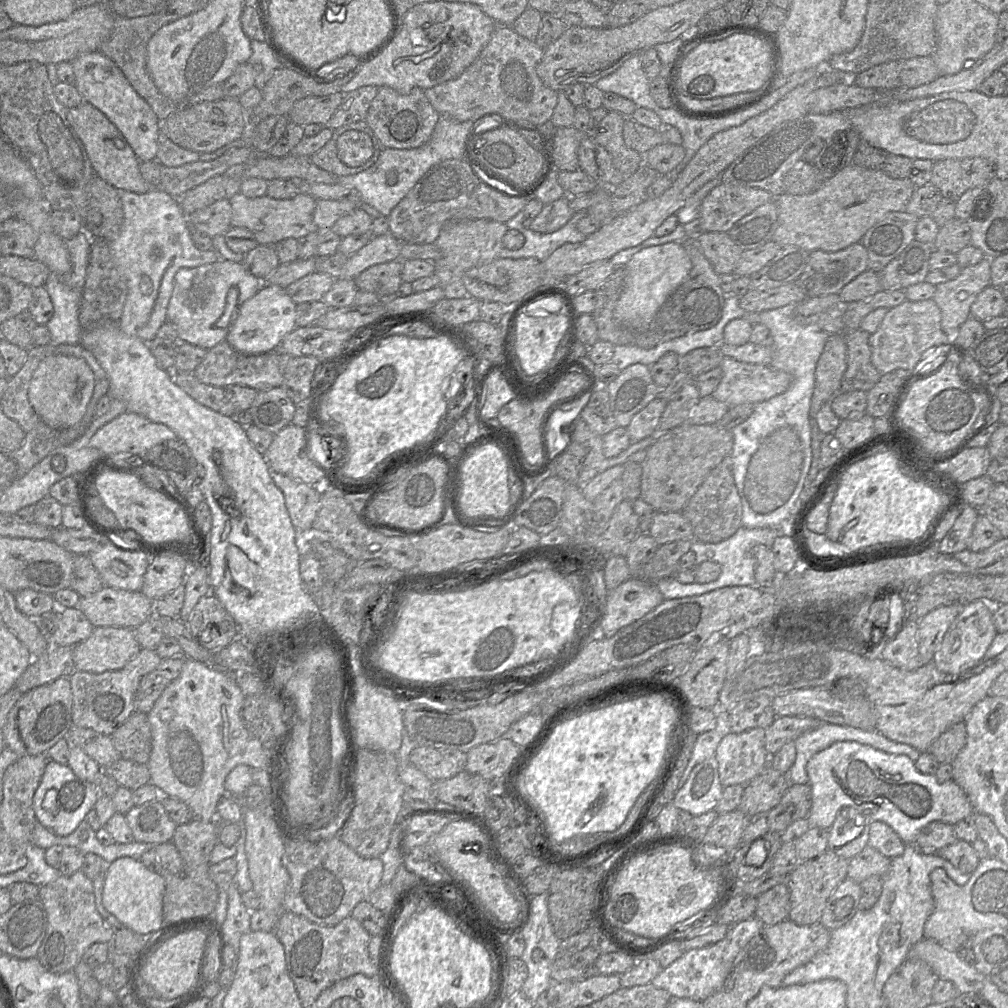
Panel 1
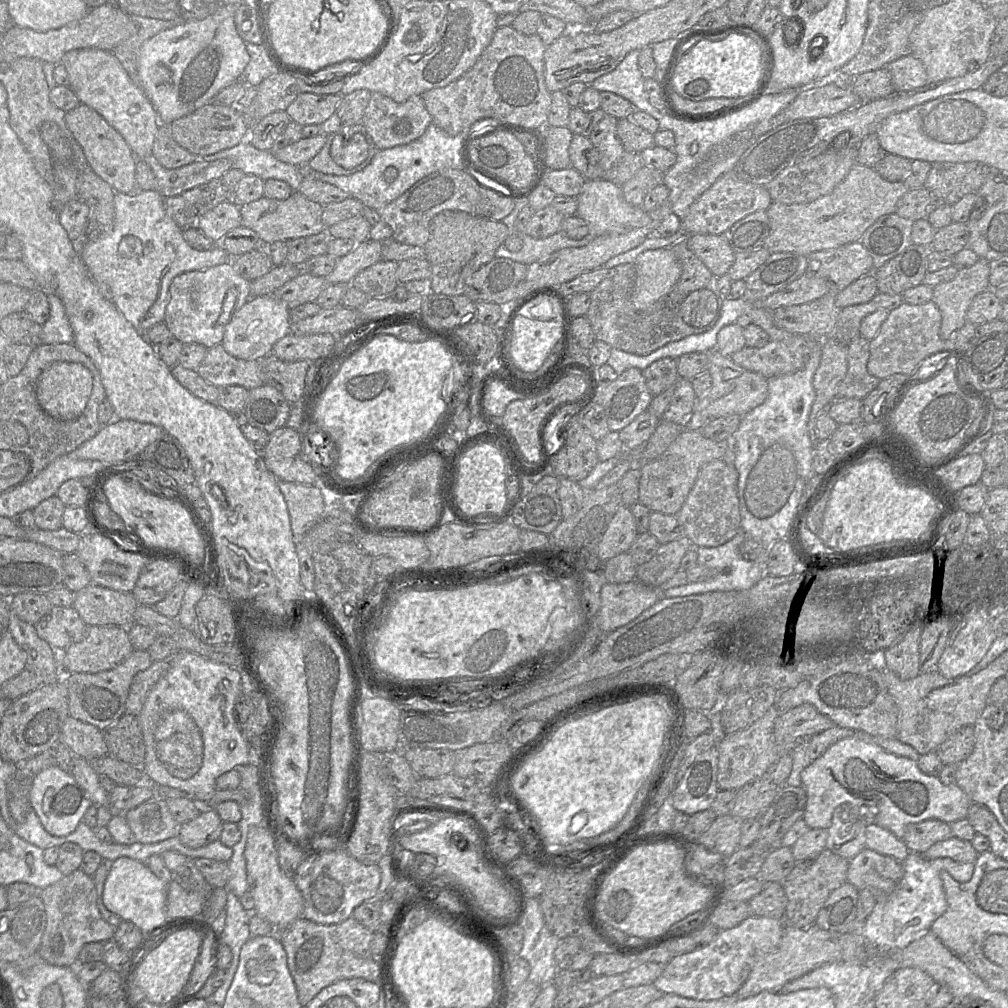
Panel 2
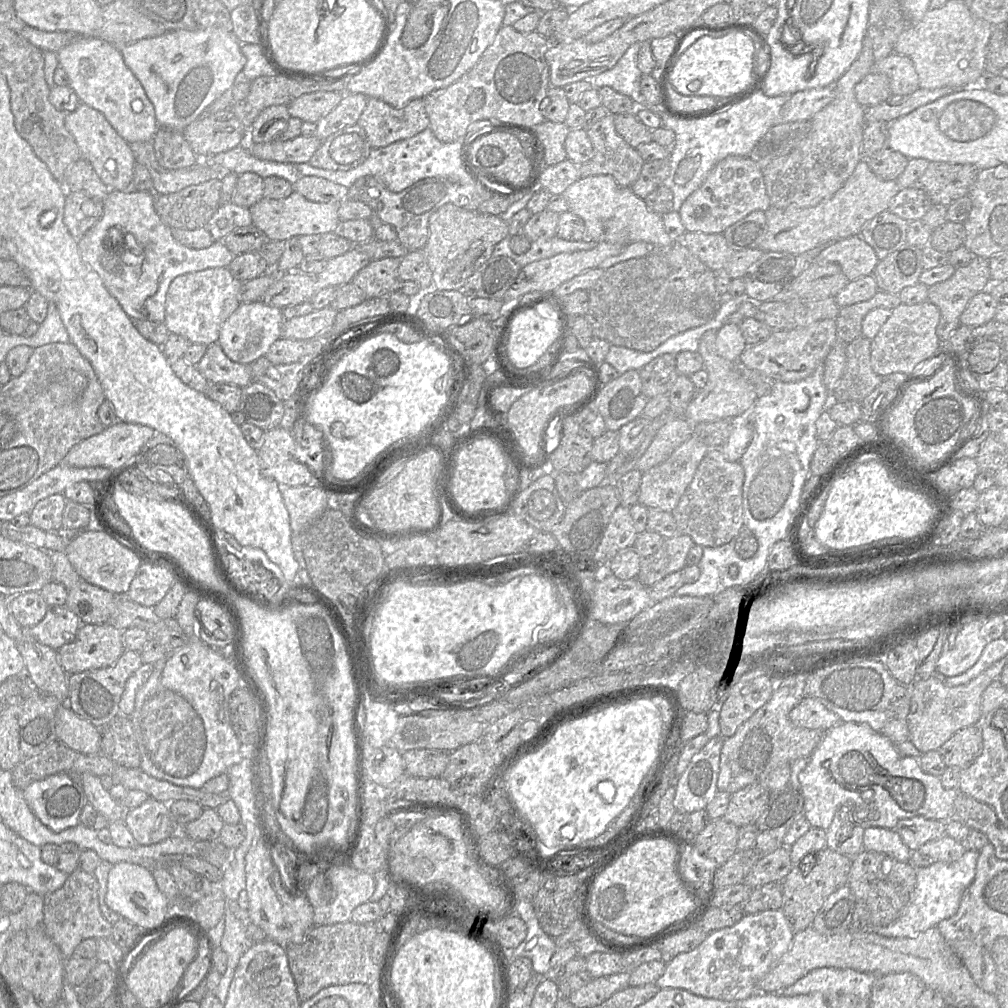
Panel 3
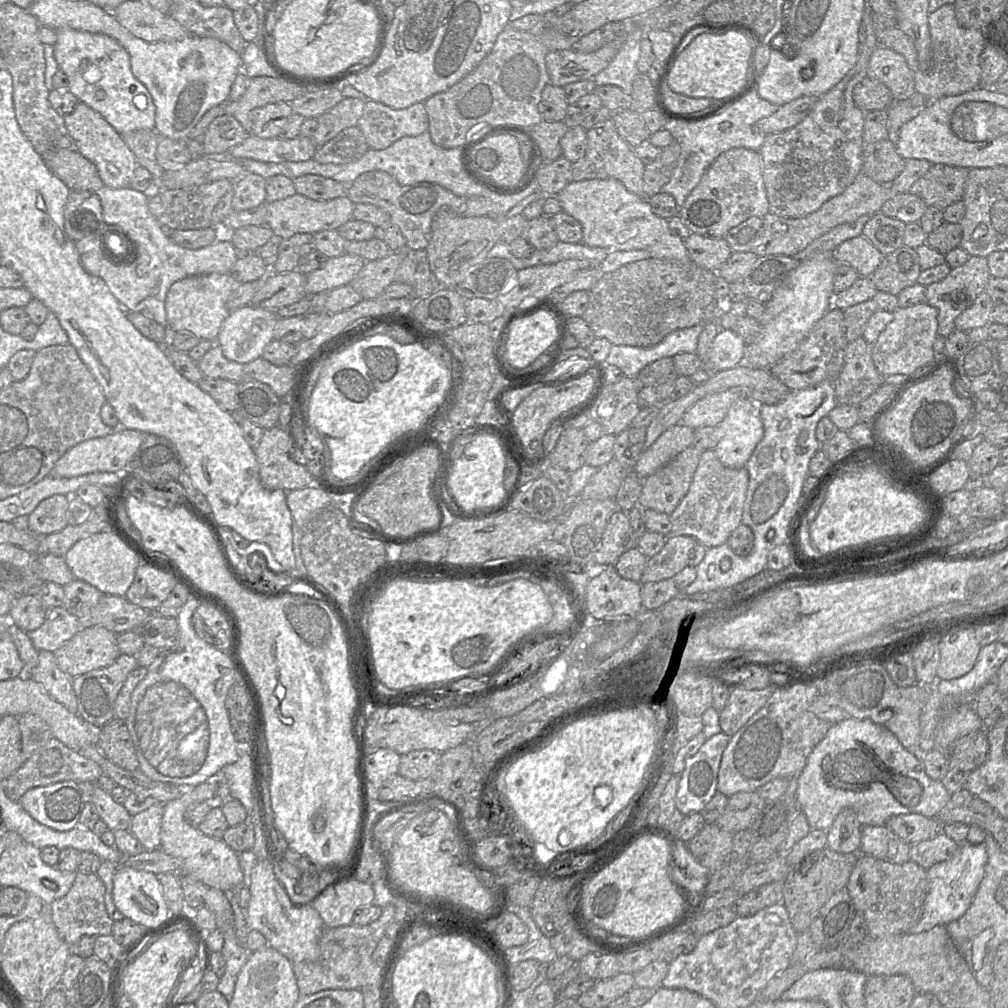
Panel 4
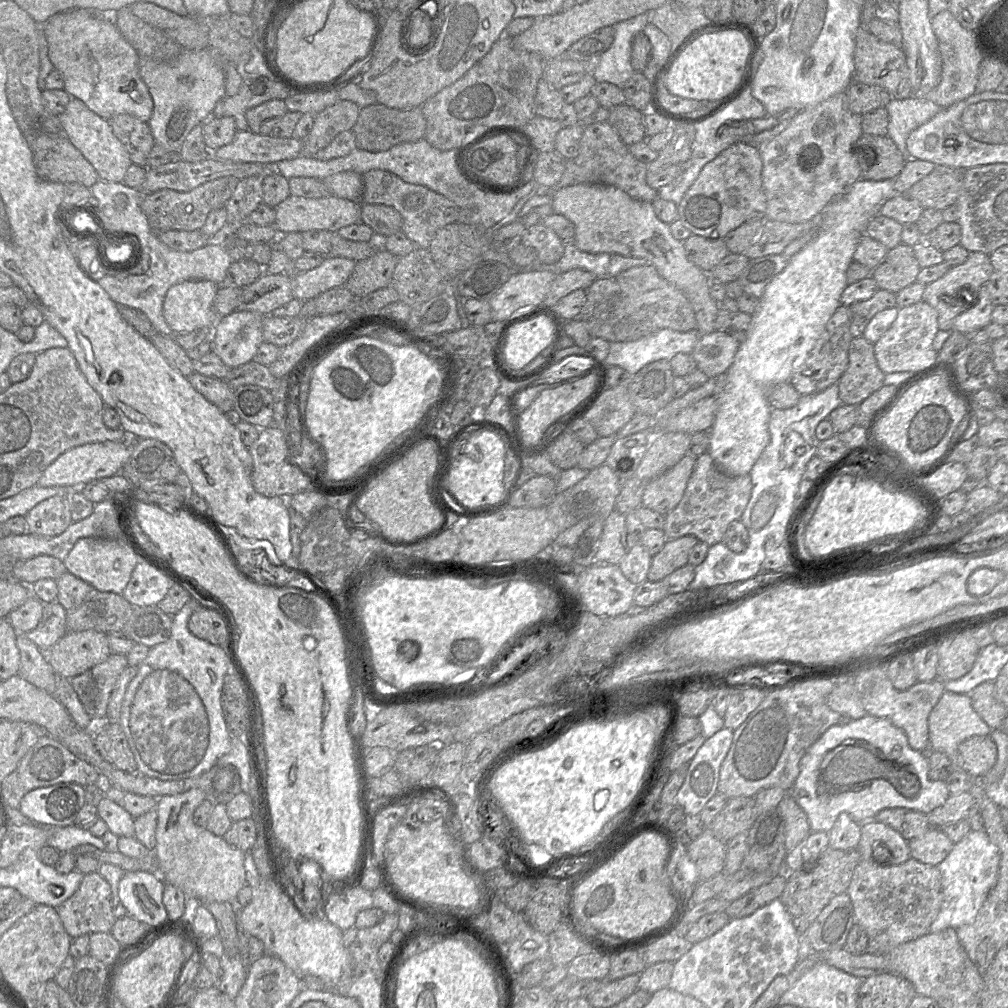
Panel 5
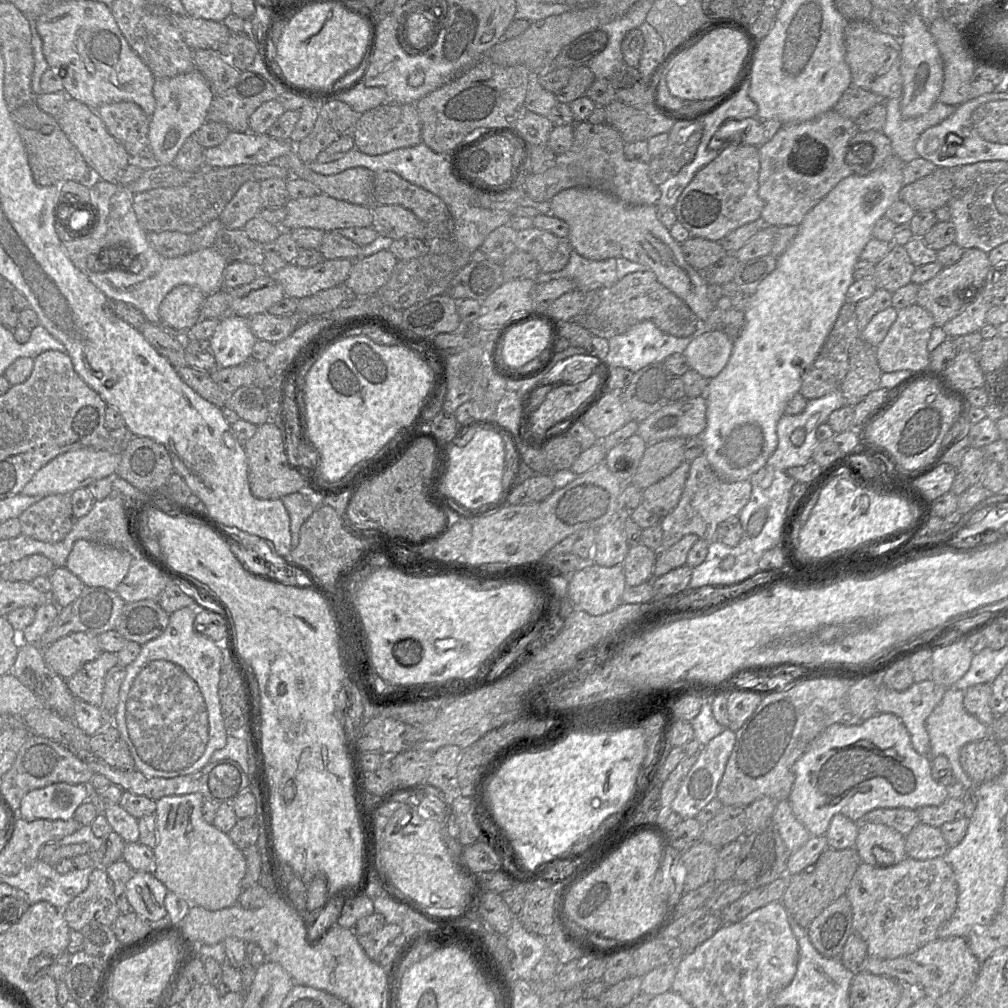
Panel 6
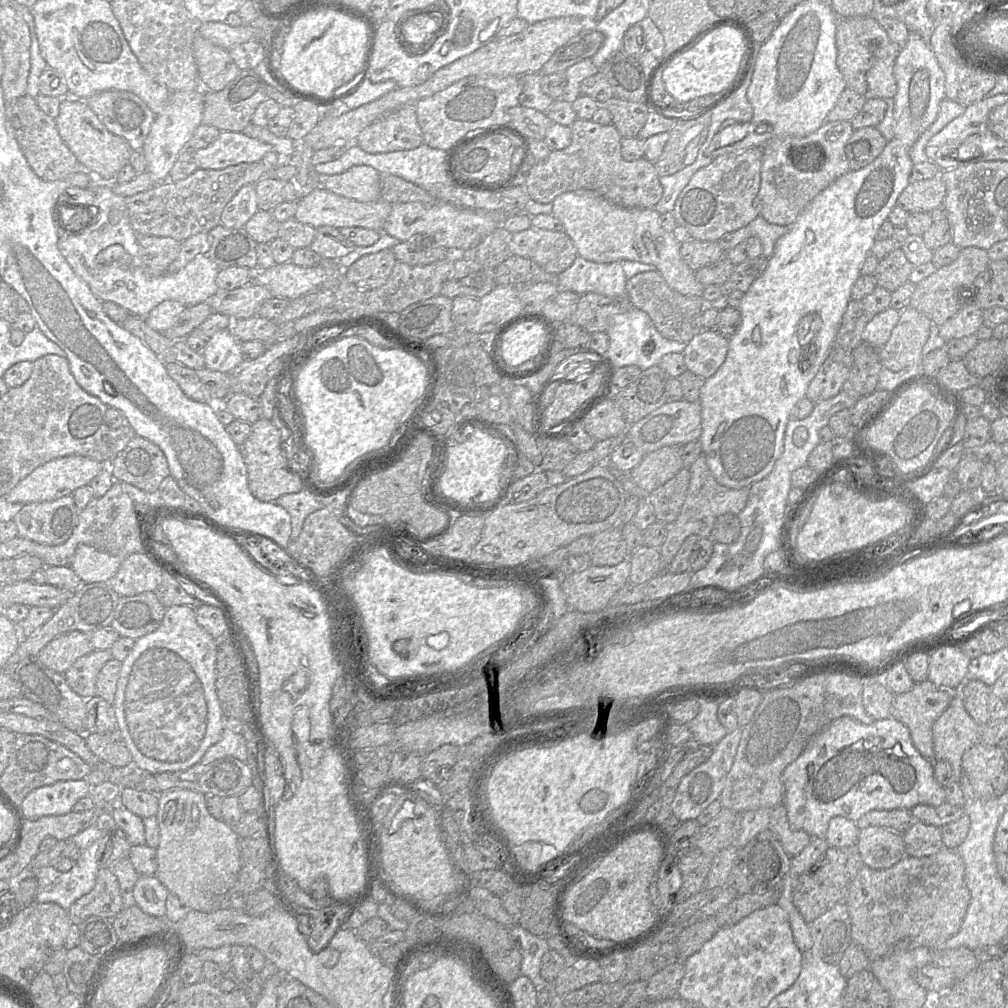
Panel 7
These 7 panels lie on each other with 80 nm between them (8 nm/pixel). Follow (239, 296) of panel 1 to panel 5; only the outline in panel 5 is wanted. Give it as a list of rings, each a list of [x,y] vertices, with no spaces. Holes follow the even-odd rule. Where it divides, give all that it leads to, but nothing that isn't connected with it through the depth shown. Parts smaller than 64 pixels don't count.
[[[208,280],[183,281],[171,286],[163,301],[163,316],[173,335],[213,327],[218,320],[213,302],[219,285]]]

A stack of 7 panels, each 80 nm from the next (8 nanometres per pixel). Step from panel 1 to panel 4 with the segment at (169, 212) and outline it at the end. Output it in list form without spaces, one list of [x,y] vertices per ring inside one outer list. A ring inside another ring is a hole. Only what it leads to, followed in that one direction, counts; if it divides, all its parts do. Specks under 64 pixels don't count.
[[[103,186],[96,193],[102,206],[101,222],[99,220],[96,224],[99,225],[99,231],[75,243],[83,268],[105,282],[125,311],[142,313],[167,327],[165,299],[173,283],[189,276],[229,273],[240,256],[227,236],[221,236],[211,245],[196,250],[175,244],[149,211],[150,193],[129,186],[118,189]],[[110,236],[117,236],[129,244],[129,253],[120,259],[127,259],[132,252],[132,258],[129,259],[132,263],[122,265],[109,260],[108,255],[119,260],[109,252],[107,242]]]

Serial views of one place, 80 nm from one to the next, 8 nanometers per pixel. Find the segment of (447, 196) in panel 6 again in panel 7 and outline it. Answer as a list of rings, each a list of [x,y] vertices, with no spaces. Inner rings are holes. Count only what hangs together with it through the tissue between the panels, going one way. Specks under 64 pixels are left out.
[[[356,143],[349,144],[345,152],[336,160],[314,165],[314,172],[322,175],[341,174],[353,166],[367,165],[375,168],[381,176],[395,175],[420,187],[433,184],[451,185],[444,169],[445,151],[422,143],[410,150],[399,150],[385,153],[368,153]]]

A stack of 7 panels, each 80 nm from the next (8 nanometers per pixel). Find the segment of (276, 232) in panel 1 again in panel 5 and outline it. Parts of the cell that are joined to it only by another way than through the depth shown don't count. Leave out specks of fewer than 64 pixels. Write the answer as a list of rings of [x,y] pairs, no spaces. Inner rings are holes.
[[[290,195],[274,207],[276,212],[274,227],[279,235],[290,232],[326,230],[337,233],[339,229],[361,222],[362,204],[335,195],[321,198],[306,198]]]

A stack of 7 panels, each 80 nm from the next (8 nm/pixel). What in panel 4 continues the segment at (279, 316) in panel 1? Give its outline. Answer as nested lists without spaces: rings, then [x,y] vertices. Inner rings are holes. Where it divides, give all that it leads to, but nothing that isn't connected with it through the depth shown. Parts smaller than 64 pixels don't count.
[[[248,305],[229,313],[217,339],[224,356],[240,364],[261,357],[264,347],[274,339],[276,312]]]

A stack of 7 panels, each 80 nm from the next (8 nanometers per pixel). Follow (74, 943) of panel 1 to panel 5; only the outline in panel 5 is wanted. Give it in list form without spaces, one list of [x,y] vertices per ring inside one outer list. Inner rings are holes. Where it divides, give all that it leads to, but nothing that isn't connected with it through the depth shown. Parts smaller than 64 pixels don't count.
[[[98,872],[84,875],[77,891],[56,910],[72,939],[84,934],[110,933],[116,921],[111,887]]]

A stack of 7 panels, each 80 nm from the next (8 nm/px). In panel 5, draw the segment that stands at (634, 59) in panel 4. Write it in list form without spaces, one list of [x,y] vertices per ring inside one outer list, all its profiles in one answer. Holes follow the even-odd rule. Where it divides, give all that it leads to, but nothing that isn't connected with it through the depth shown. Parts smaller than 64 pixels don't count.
[[[643,13],[613,25],[614,41],[600,55],[593,71],[596,82],[610,82],[621,90],[635,72],[631,64],[632,41],[638,33],[643,33],[650,22],[650,14]]]

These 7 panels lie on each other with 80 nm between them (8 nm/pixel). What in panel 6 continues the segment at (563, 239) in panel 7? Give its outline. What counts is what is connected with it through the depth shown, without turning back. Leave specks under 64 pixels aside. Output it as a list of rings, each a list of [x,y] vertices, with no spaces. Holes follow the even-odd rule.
[[[535,226],[517,231],[515,246],[517,250],[531,254],[542,273],[563,269],[573,250],[568,238],[558,237]]]

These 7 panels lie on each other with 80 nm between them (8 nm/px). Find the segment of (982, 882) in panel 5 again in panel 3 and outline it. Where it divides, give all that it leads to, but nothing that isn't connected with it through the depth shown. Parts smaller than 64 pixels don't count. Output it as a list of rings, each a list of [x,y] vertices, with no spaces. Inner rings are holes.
[[[967,849],[955,862],[936,862],[927,867],[917,867],[916,886],[903,913],[891,924],[871,930],[884,937],[910,938],[955,915],[964,891],[974,880],[978,857],[979,851]]]

